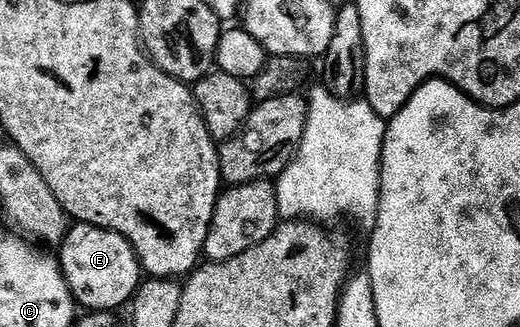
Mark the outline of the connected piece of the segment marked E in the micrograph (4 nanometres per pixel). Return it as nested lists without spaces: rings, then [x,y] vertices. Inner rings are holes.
[[[74,224],[66,232],[65,240],[59,246],[59,260],[74,301],[85,311],[117,311],[120,305],[128,306],[143,280],[141,260],[137,258],[131,242],[123,235],[103,227]]]

